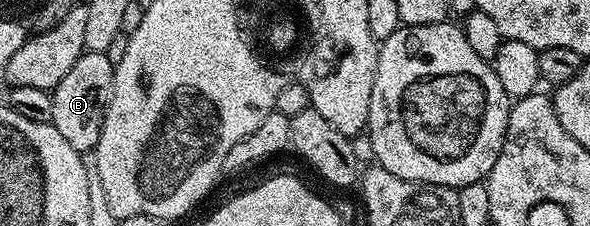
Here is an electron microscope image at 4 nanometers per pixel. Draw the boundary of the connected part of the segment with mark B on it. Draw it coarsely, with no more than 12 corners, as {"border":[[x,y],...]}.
{"border":[[85,50],[52,90],[52,126],[95,148],[114,64]]}

